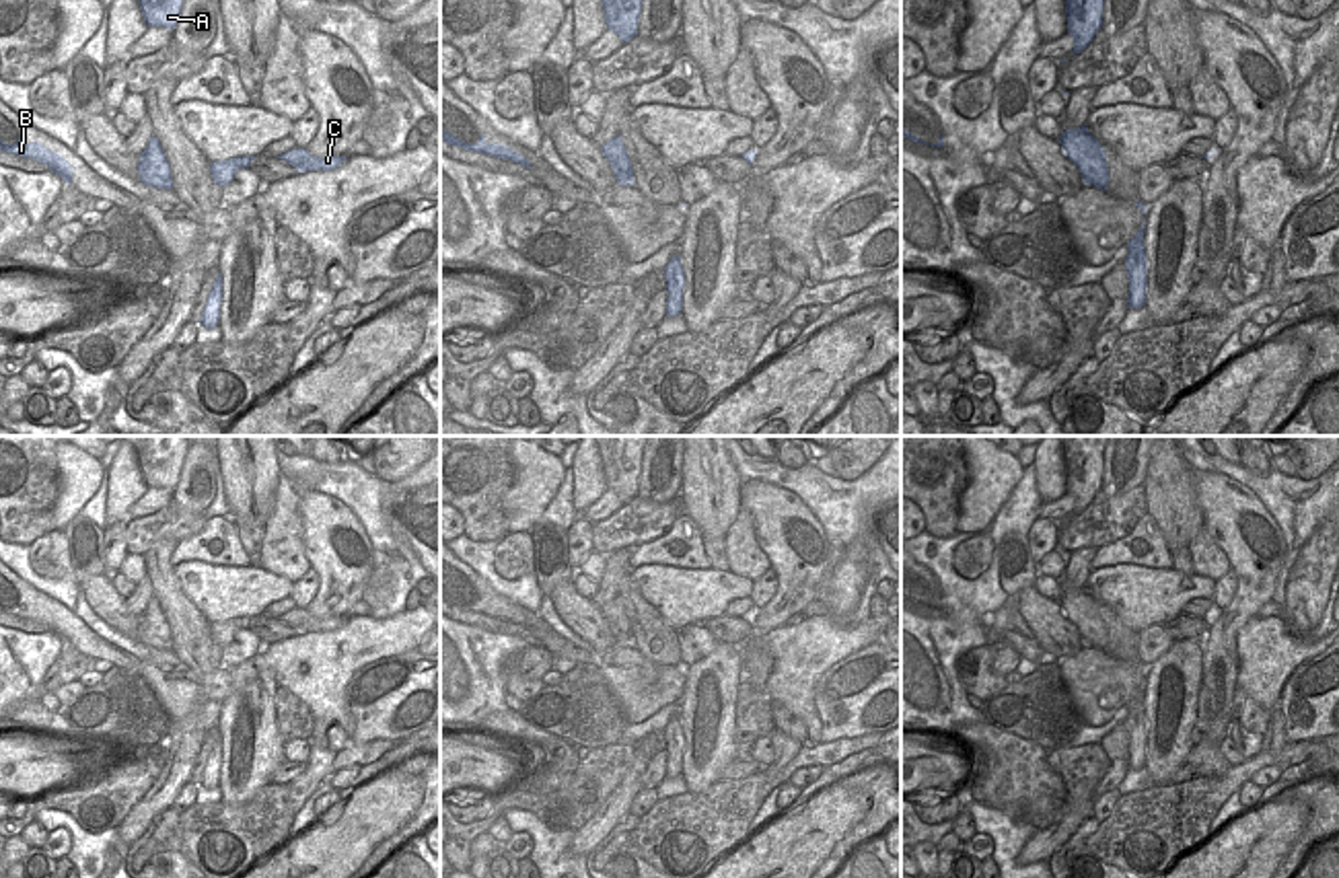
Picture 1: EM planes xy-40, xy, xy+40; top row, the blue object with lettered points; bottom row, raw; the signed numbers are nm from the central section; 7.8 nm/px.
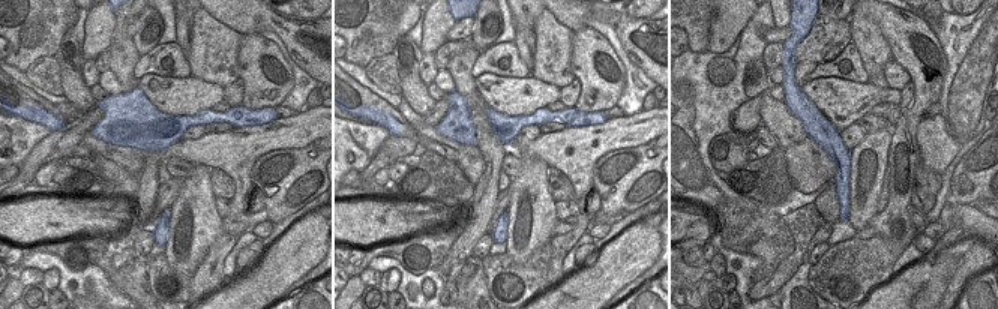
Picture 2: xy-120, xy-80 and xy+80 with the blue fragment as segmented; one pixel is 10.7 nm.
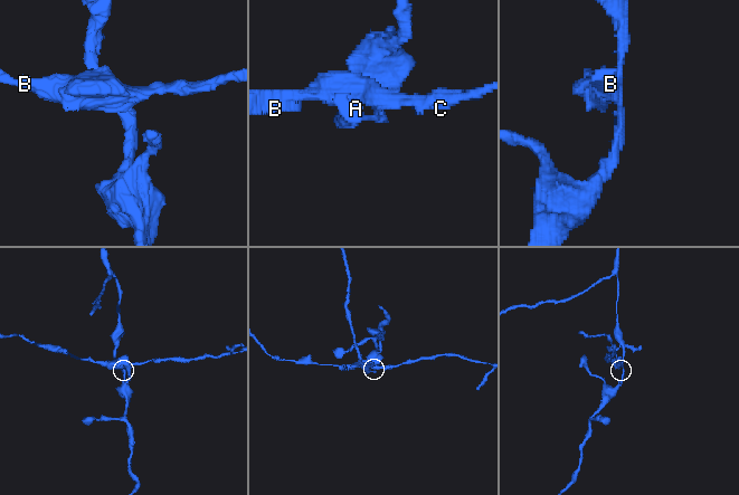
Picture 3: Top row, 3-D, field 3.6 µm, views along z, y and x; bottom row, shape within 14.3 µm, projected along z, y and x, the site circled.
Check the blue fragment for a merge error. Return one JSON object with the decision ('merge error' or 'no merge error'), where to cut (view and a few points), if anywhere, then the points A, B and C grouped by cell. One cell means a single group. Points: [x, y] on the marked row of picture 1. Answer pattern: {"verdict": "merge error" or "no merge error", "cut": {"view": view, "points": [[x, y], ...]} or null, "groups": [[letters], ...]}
{"verdict": "merge error", "cut": {"view": "xy", "points": [[611, 161], [630, 173], [632, 184]]}, "groups": [["A"], ["B", "C"]]}

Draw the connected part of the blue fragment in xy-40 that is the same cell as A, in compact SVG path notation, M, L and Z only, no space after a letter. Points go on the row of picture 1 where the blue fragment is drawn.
M138 0L148 27L175 29L183 0Z

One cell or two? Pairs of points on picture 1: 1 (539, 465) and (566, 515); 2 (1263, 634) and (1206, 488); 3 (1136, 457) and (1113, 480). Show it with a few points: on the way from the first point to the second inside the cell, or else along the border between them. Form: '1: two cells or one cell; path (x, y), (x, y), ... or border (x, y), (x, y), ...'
1: two cells; border (566, 469), (554, 498), (539, 517)
2: two cells; border (1255, 615), (1237, 634), (1237, 663)
3: one cell; path (1130, 463), (1119, 473)

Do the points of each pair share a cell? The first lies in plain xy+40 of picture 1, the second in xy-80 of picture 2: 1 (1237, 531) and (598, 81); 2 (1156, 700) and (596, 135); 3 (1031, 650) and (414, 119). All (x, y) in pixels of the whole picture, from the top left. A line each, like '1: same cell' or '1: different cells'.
1: same cell
2: different cells
3: different cells

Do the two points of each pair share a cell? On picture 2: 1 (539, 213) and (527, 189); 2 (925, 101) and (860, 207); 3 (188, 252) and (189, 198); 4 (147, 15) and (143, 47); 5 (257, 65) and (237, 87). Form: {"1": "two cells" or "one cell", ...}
{"1": "one cell", "2": "two cells", "3": "one cell", "4": "one cell", "5": "two cells"}

